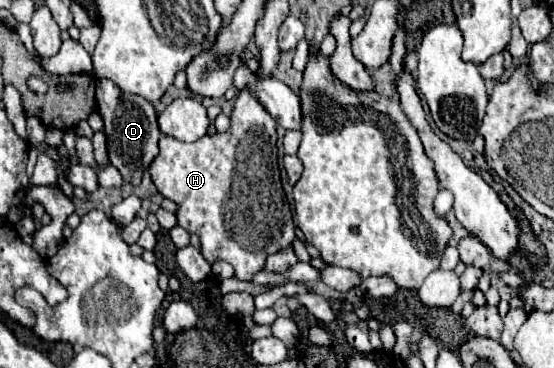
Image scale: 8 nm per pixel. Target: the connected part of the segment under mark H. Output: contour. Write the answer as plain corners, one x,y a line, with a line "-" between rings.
241,91
237,95
233,113
231,113
231,129
225,133
205,135
193,143
177,141
169,135
161,135
159,139
159,155
149,165
149,173
159,193
167,199
173,199
179,205
177,221
189,233
197,233
201,239
201,253
209,263
223,259
233,265
235,277
241,281
251,281
255,273
265,267
265,259
271,253
277,253
285,247
291,247
295,239
295,225
291,209
285,201
285,193
281,187
279,165
277,165
277,123
265,109
261,109
259,101
249,93

